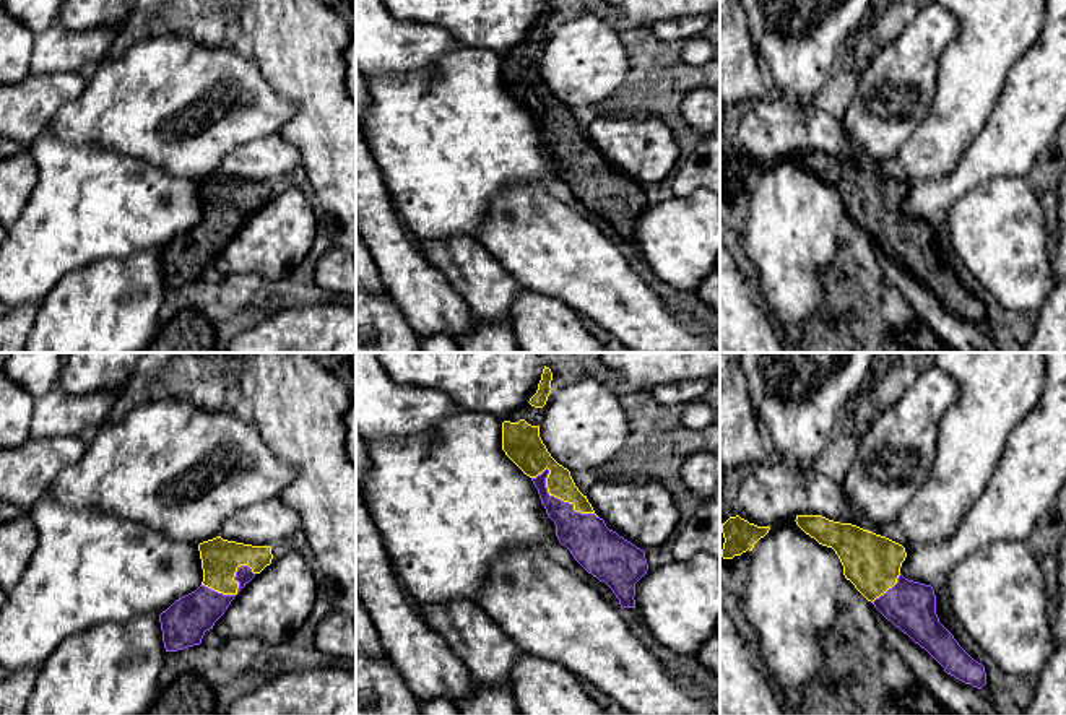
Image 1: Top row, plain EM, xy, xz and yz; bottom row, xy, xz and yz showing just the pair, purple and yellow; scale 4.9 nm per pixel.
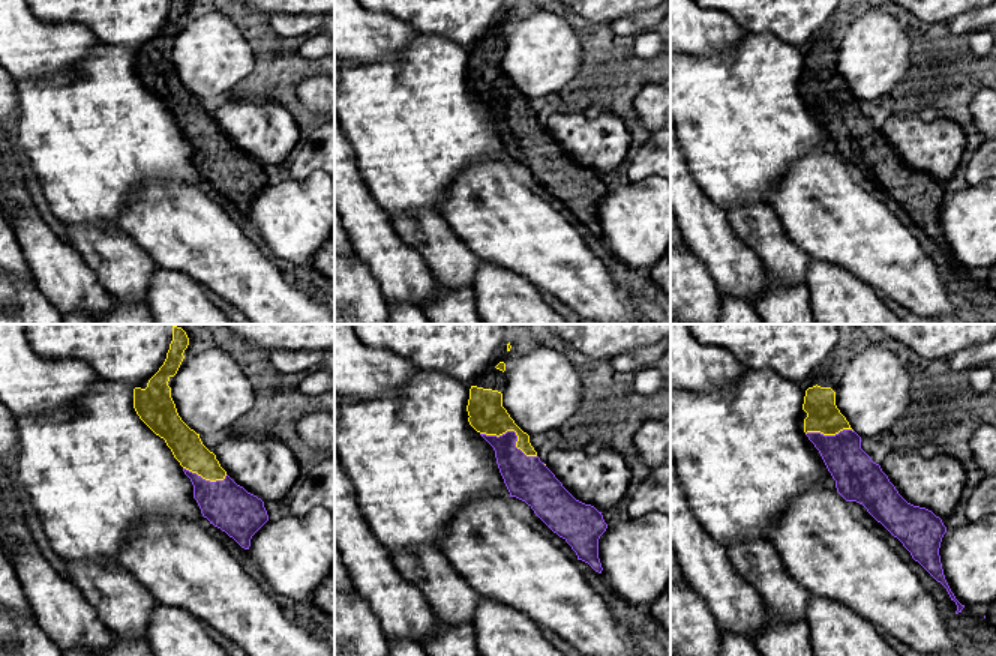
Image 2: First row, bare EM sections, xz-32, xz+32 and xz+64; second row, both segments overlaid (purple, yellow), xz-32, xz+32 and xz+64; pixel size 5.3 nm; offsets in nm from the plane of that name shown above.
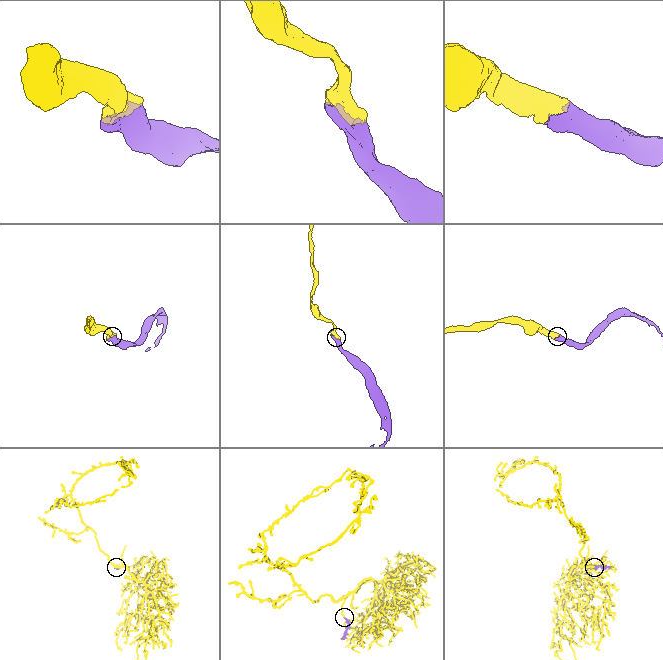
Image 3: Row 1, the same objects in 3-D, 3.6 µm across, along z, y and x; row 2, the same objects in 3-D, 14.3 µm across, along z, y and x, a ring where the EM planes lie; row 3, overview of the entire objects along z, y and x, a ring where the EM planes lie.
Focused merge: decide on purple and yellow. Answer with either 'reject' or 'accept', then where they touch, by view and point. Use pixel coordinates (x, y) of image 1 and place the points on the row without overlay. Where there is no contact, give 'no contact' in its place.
accept; contact xz (553, 132)

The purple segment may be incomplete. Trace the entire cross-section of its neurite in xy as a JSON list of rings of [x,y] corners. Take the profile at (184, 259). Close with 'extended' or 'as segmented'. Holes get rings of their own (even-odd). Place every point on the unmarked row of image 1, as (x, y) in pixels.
[[[216,172],[198,180],[203,218],[159,250],[166,288],[200,281],[236,231],[266,202],[271,182],[252,182]]]; extended

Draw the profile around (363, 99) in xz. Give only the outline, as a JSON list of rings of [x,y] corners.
[[[356,67],[356,125],[362,130],[362,115],[370,104],[367,80],[362,72]]]

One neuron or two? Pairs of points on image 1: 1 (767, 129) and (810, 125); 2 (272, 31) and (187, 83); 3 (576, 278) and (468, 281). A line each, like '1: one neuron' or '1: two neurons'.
1: one neuron
2: two neurons
3: two neurons

